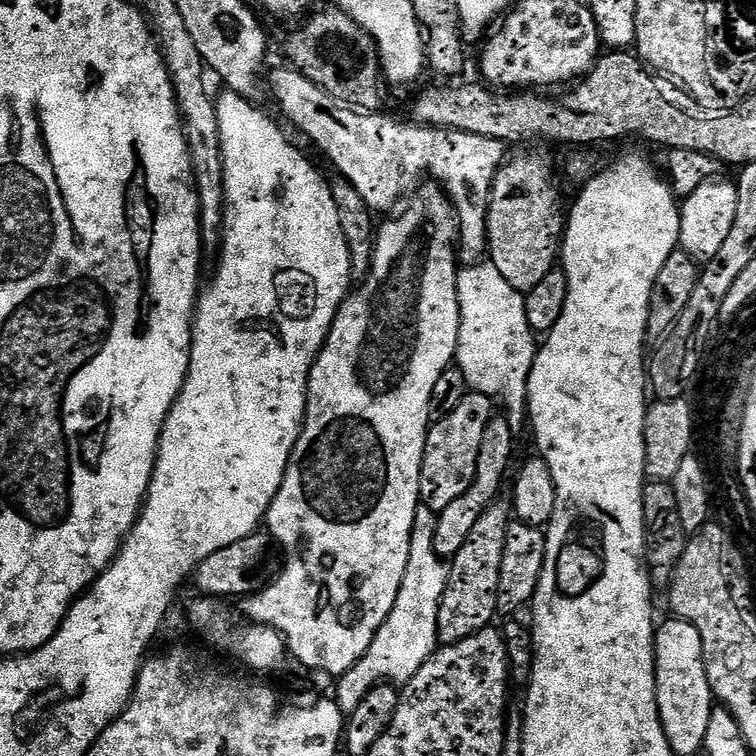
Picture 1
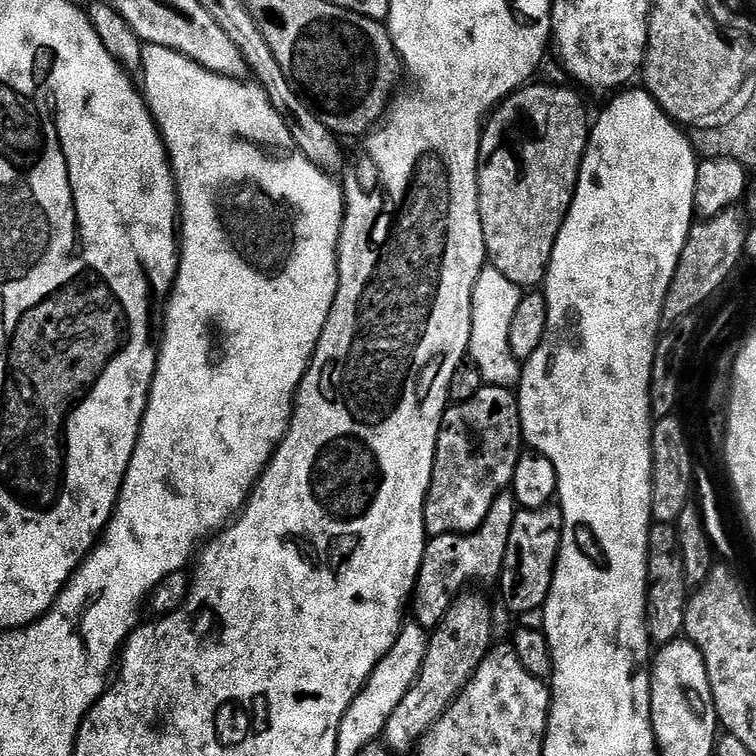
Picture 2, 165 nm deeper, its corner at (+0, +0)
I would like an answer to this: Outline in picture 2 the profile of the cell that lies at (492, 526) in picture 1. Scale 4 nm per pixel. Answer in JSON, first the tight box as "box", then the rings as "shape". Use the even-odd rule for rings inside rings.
{"box":[382,590,493,753],"shape":[[[465,590],[453,600],[452,605],[446,610],[442,622],[429,635],[428,649],[426,650],[426,658],[422,662],[422,670],[406,694],[406,698],[402,698],[398,710],[394,710],[394,714],[390,714],[382,740],[393,753],[408,752],[411,748],[413,751],[419,745],[420,739],[444,717],[448,707],[455,702],[460,691],[468,685],[470,678],[478,670],[482,661],[487,658],[493,647],[492,608],[488,605],[486,597],[479,596],[478,593],[472,591],[476,590]]]}

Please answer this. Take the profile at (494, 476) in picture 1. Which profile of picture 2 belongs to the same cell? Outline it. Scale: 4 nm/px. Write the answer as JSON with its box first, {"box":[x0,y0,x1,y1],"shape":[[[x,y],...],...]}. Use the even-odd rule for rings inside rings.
{"box":[410,490,518,630],"shape":[[[505,490],[494,502],[494,506],[490,506],[490,514],[486,514],[478,531],[433,536],[425,543],[422,566],[418,570],[414,595],[410,600],[411,607],[416,607],[415,623],[425,630],[436,629],[453,600],[469,586],[475,585],[472,584],[475,580],[494,585],[500,580],[506,546],[517,511],[518,505],[513,493]]]}

